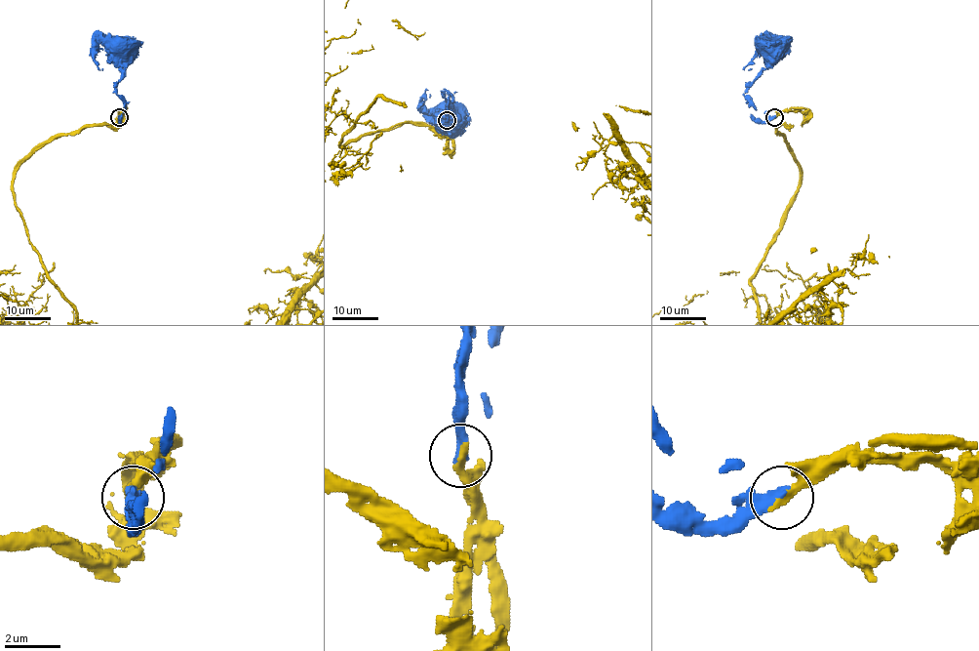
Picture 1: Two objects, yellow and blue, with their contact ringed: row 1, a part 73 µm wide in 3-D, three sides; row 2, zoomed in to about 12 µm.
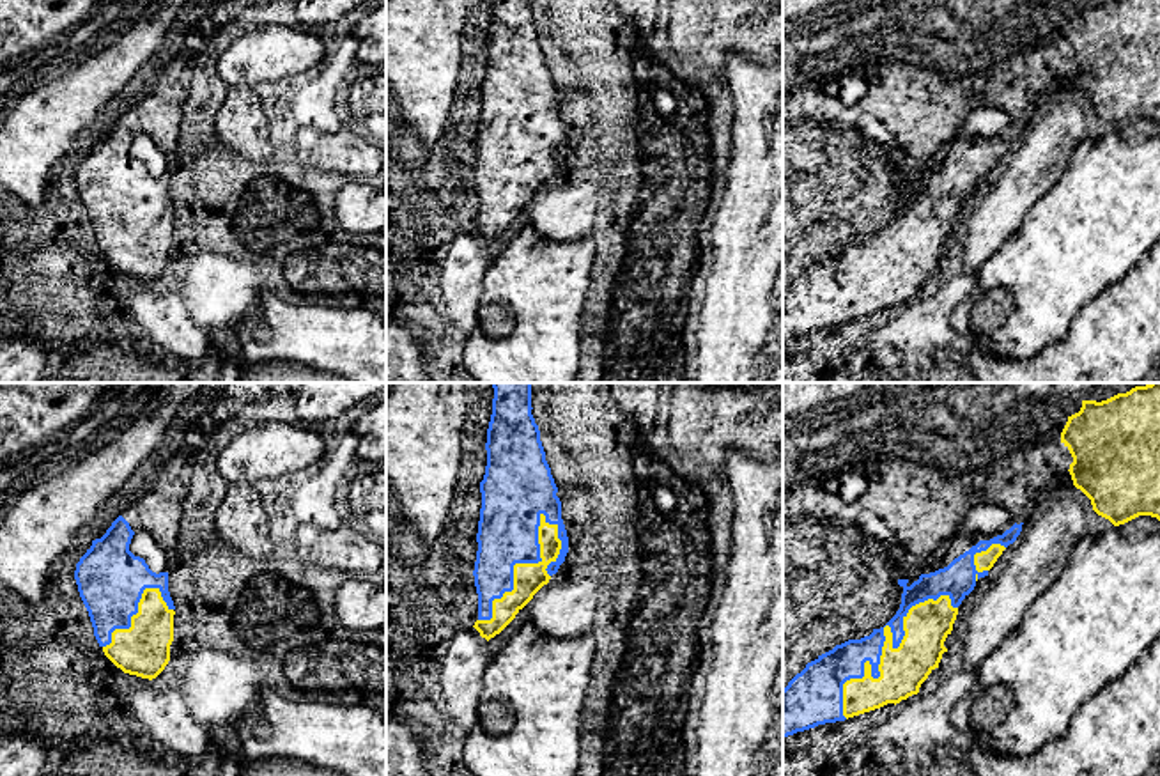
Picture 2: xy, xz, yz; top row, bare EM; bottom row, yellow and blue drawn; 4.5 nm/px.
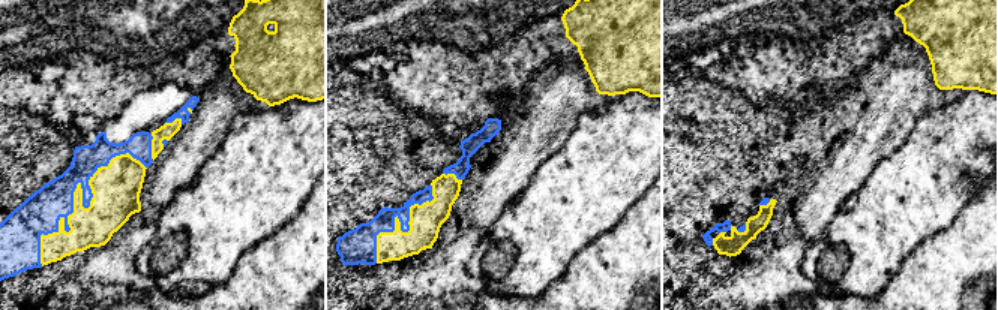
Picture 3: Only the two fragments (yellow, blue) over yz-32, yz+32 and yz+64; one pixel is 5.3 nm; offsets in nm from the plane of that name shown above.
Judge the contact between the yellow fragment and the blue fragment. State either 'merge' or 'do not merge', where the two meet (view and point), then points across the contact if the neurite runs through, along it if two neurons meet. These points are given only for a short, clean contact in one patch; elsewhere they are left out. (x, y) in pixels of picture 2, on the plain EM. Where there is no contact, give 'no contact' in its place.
merge | yz (884, 248)

